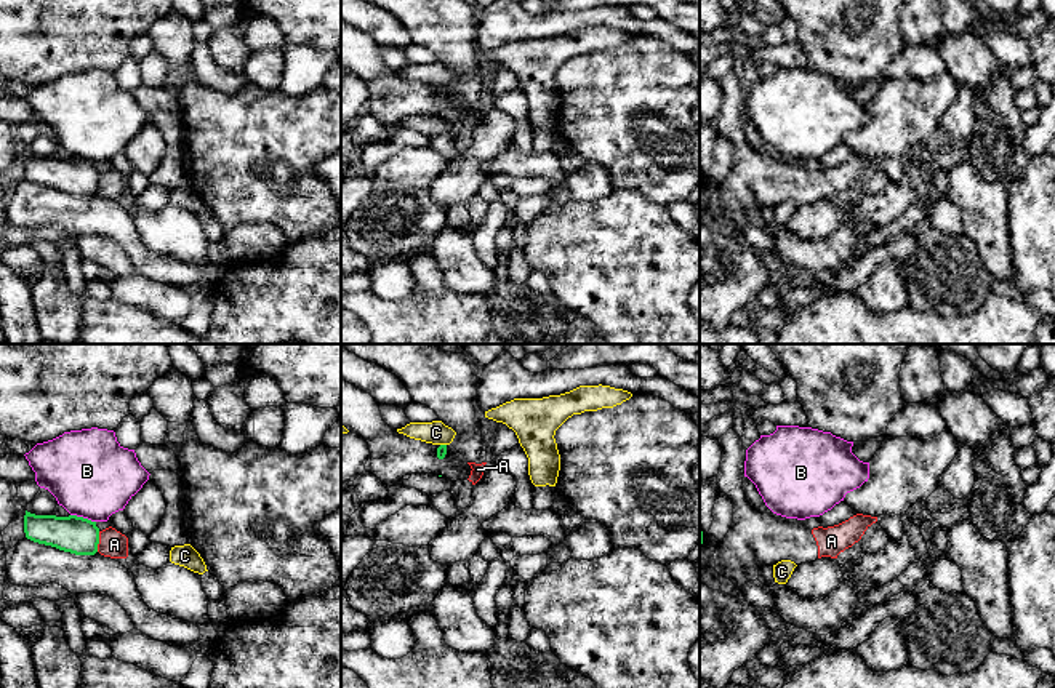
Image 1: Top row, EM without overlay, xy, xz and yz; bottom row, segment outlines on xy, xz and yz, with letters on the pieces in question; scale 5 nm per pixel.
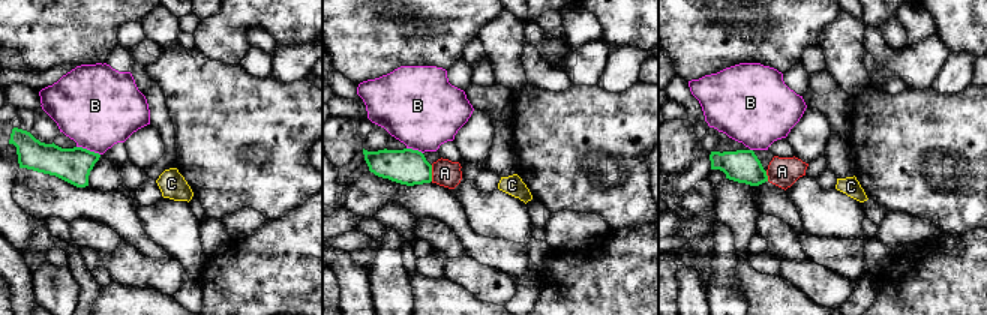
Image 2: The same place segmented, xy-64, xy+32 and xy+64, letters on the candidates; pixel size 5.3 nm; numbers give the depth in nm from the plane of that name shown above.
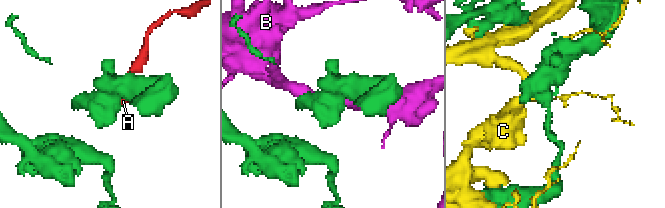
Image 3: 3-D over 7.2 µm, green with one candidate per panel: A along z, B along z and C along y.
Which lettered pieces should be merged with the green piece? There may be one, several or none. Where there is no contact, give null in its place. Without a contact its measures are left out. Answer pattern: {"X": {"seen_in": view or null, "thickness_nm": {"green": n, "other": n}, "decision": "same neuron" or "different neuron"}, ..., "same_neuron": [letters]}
{"A": {"seen_in": "xy", "thickness_nm": {"green": 190, "other": 140}, "decision": "different neuron"}, "B": {"seen_in": "xy", "thickness_nm": {"green": 190, "other": 420}, "decision": "different neuron"}, "C": {"seen_in": "xz", "thickness_nm": {"green": 50, "other": 120}, "decision": "different neuron"}, "same_neuron": []}

